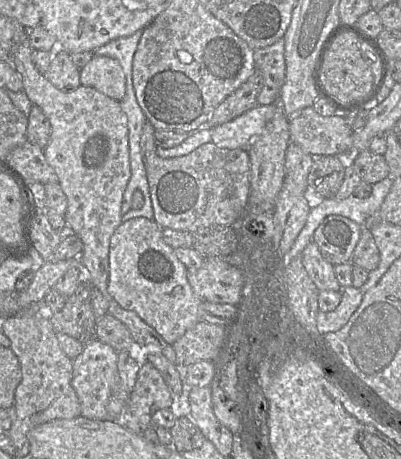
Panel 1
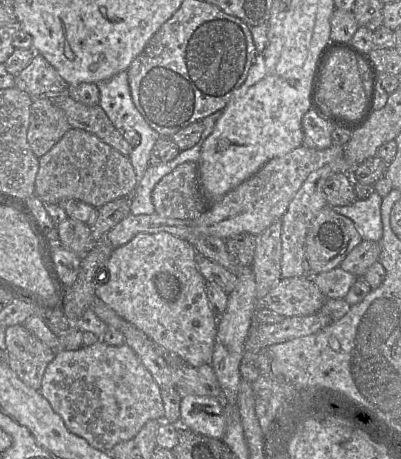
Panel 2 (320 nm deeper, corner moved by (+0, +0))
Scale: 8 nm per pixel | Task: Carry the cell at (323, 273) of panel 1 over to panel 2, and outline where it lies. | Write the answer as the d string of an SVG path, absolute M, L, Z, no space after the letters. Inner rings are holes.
M344 158L337 159L309 174L300 189L291 200L285 214L281 218L281 276L282 278L312 277L305 256L305 242L308 229L318 214L327 205L323 187L325 181L336 173L349 173L355 166L350 166Z

